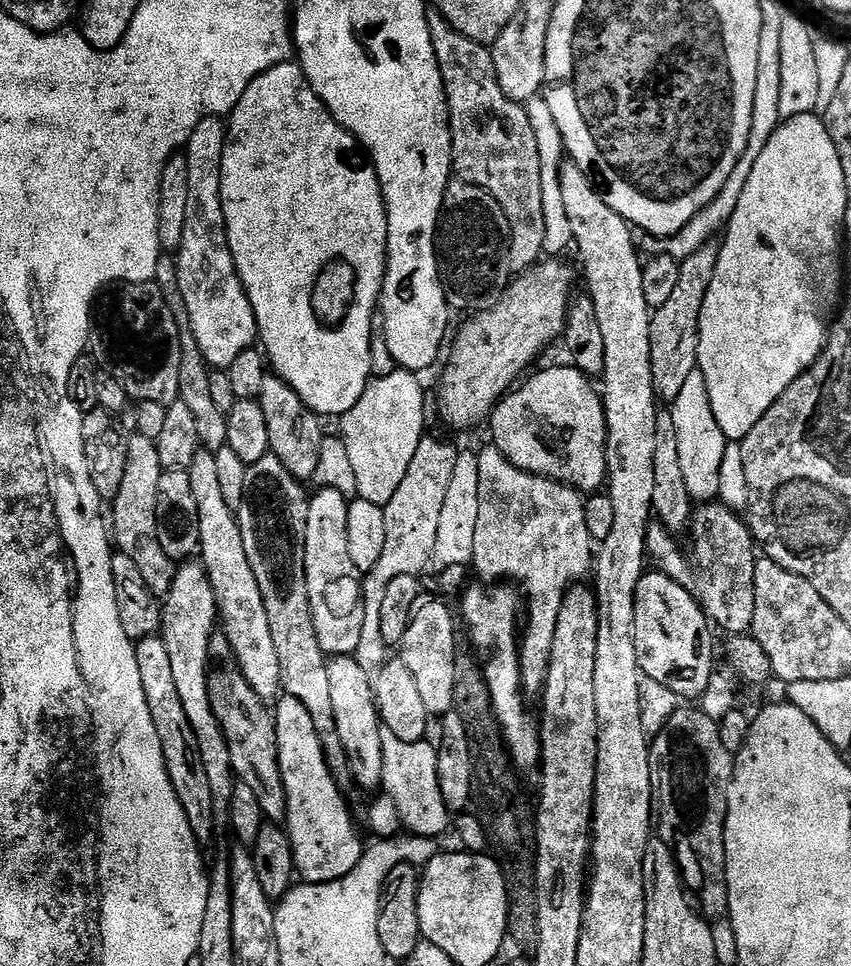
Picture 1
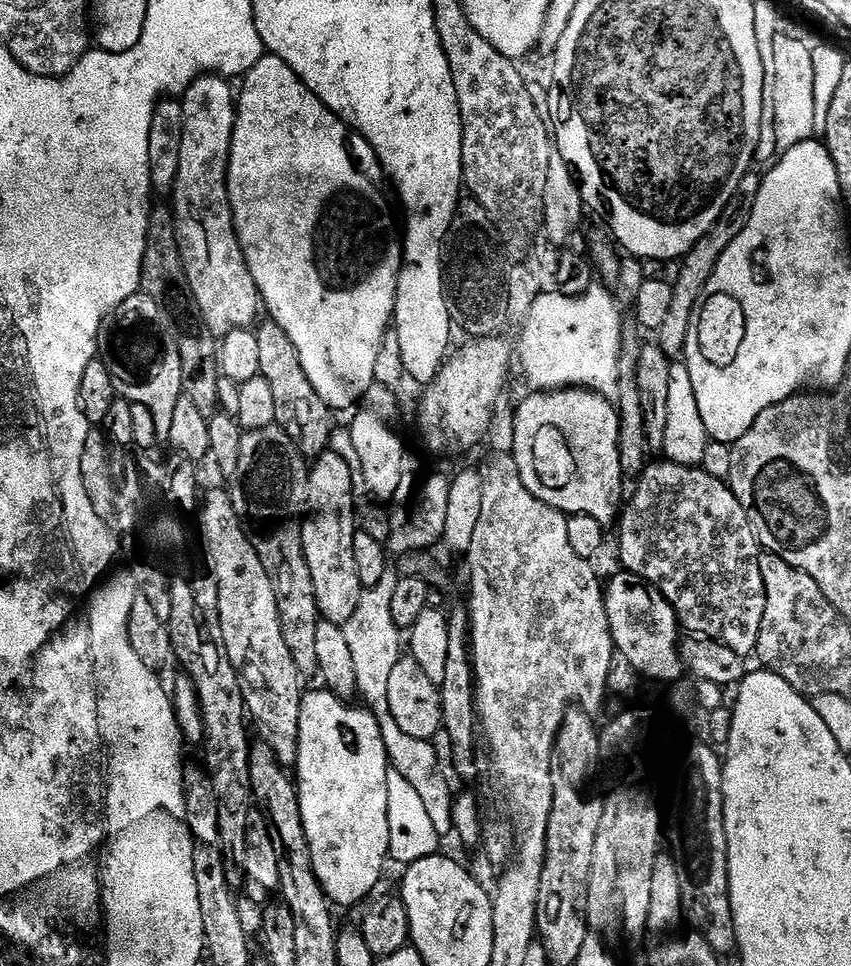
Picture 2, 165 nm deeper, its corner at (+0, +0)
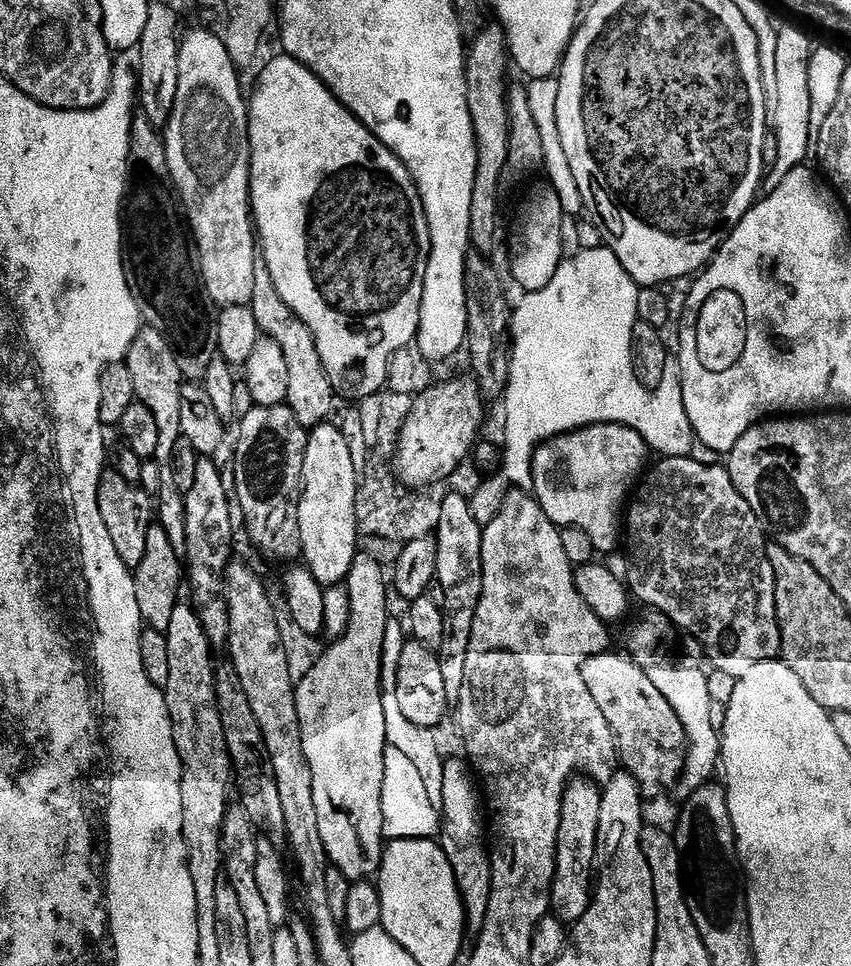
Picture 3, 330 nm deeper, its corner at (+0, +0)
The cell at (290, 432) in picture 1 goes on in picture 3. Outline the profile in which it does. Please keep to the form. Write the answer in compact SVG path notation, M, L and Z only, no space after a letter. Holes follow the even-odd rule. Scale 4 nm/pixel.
M257 258L254 262L254 294L250 307L261 333L276 342L286 358L286 371L290 378L286 405L293 411L294 418L307 430L325 423L331 417L328 415L332 412L332 400L334 401L332 383L316 353L316 344L310 330L296 317L294 310L290 310L290 306L282 302L282 294L278 294L274 278L270 278L270 270L263 258Z

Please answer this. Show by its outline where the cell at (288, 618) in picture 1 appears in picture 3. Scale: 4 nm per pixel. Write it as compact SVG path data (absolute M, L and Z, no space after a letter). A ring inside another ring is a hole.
M286 404L278 407L249 407L244 418L241 417L241 435L238 438L235 466L234 500L238 512L244 515L248 536L260 552L273 556L276 560L292 560L301 555L300 527L298 510L300 493L304 486L305 448L308 445L308 432L294 418L293 411Z

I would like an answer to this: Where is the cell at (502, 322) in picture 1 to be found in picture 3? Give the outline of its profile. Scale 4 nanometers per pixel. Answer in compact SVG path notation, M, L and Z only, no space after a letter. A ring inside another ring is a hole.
M456 379L460 380L433 383L415 397L394 457L394 476L405 489L431 489L431 484L440 484L447 476L454 475L460 463L473 455L486 400L475 379Z

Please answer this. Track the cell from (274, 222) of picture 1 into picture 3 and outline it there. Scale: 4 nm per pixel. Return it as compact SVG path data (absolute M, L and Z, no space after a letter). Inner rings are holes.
M279 54L260 72L256 89L250 92L248 105L248 137L252 151L252 179L250 181L250 203L254 231L258 237L258 248L274 278L282 302L294 310L294 314L310 330L316 344L316 353L332 383L332 391L337 397L345 396L348 402L360 402L367 396L375 397L387 382L387 363L395 351L409 347L415 341L420 325L422 294L414 290L418 277L428 263L430 254L430 226L426 222L426 210L418 194L418 186L412 181L410 170L387 146L335 96L320 79L302 62L293 56Z

